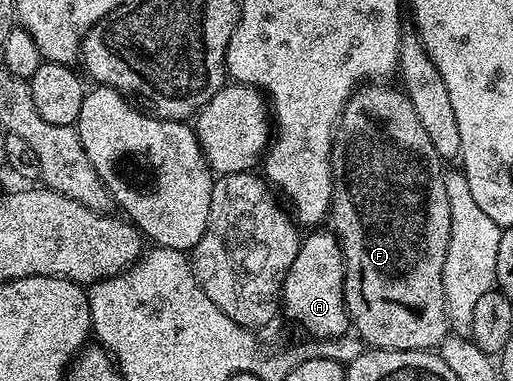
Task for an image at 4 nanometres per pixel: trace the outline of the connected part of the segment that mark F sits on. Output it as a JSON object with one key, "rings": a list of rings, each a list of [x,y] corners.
{"rings":[[[369,81],[357,88],[341,110],[339,126],[333,141],[333,206],[331,208],[332,230],[341,240],[341,257],[345,265],[345,311],[356,336],[363,344],[379,351],[433,351],[451,335],[449,318],[445,312],[445,294],[443,293],[443,265],[447,261],[447,245],[451,233],[451,205],[445,188],[443,160],[435,153],[415,105],[411,105],[404,90],[385,87],[384,82]]]}

